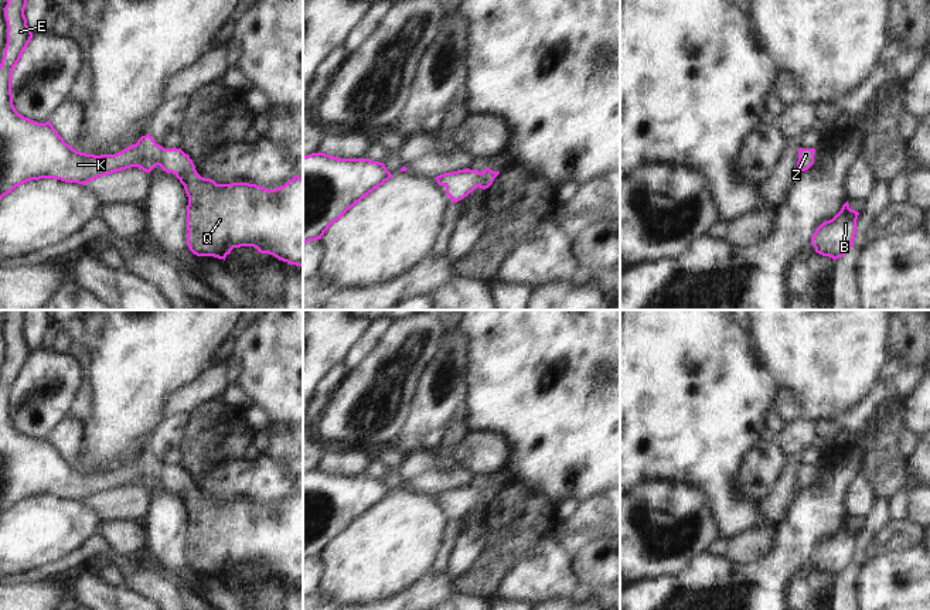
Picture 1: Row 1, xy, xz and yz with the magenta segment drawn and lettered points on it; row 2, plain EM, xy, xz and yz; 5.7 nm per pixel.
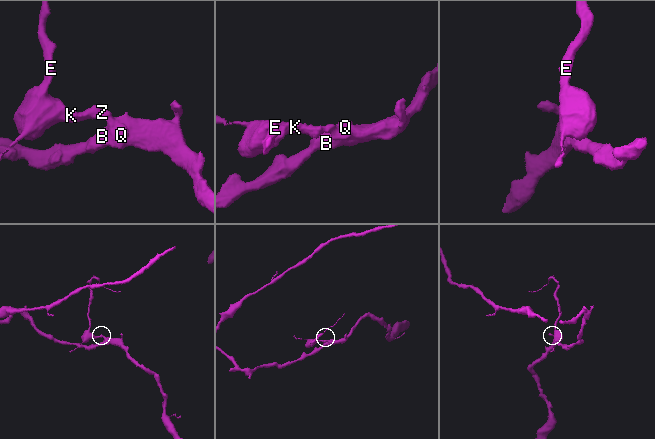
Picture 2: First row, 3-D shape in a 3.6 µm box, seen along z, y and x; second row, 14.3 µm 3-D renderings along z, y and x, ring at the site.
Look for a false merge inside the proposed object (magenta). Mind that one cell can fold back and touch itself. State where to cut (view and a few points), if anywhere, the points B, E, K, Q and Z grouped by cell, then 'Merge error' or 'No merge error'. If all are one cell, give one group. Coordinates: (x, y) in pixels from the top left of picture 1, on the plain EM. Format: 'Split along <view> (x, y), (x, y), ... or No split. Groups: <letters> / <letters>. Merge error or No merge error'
No split. Groups: B E K Q Z. No merge error.

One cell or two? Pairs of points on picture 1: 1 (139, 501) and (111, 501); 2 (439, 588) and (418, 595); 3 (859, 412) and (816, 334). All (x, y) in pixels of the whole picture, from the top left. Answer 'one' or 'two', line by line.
1: one
2: one
3: two

